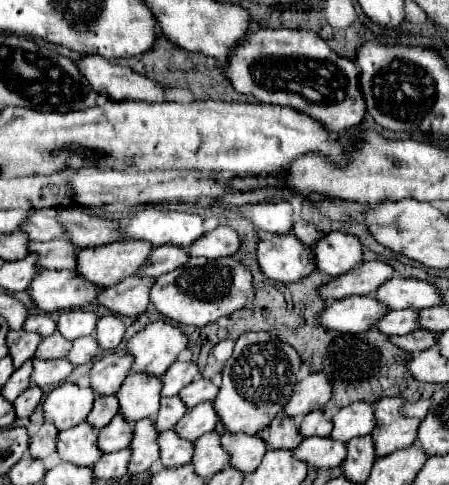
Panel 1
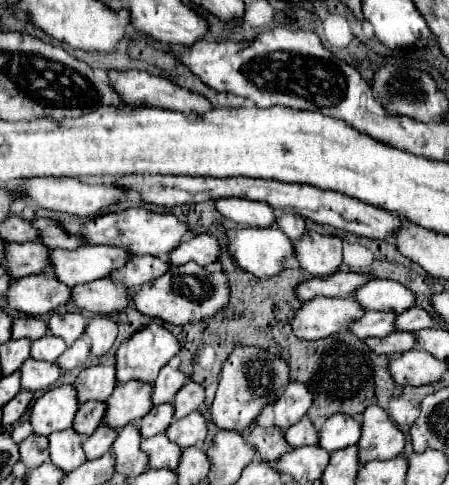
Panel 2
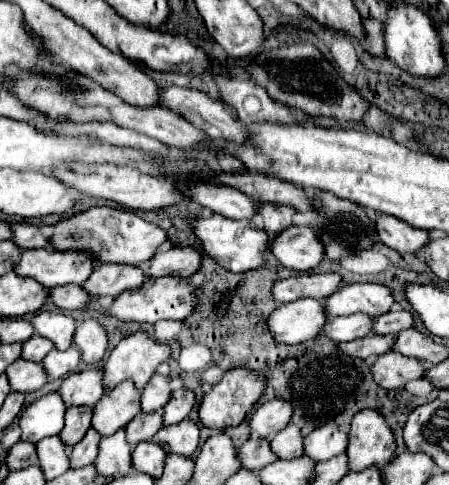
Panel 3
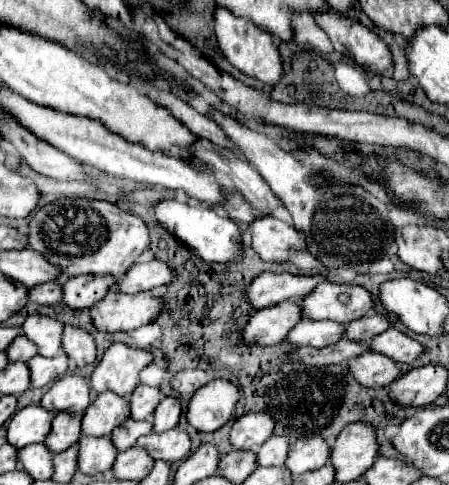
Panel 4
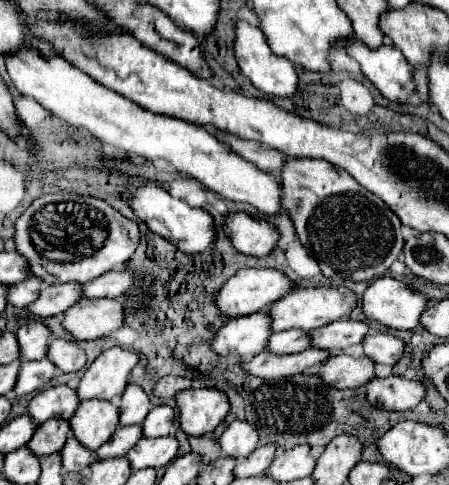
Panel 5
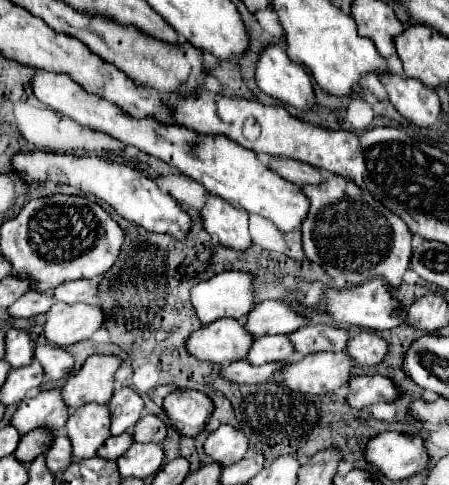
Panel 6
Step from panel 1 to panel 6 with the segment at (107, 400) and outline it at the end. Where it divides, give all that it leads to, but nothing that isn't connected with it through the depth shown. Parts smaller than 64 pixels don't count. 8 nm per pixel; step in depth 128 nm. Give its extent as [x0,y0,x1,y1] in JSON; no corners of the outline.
[16,428,54,464]

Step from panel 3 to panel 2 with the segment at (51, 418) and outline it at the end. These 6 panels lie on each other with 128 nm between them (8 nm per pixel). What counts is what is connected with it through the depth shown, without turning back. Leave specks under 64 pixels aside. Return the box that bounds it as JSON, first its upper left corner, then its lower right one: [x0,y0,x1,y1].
[30,384,80,436]

